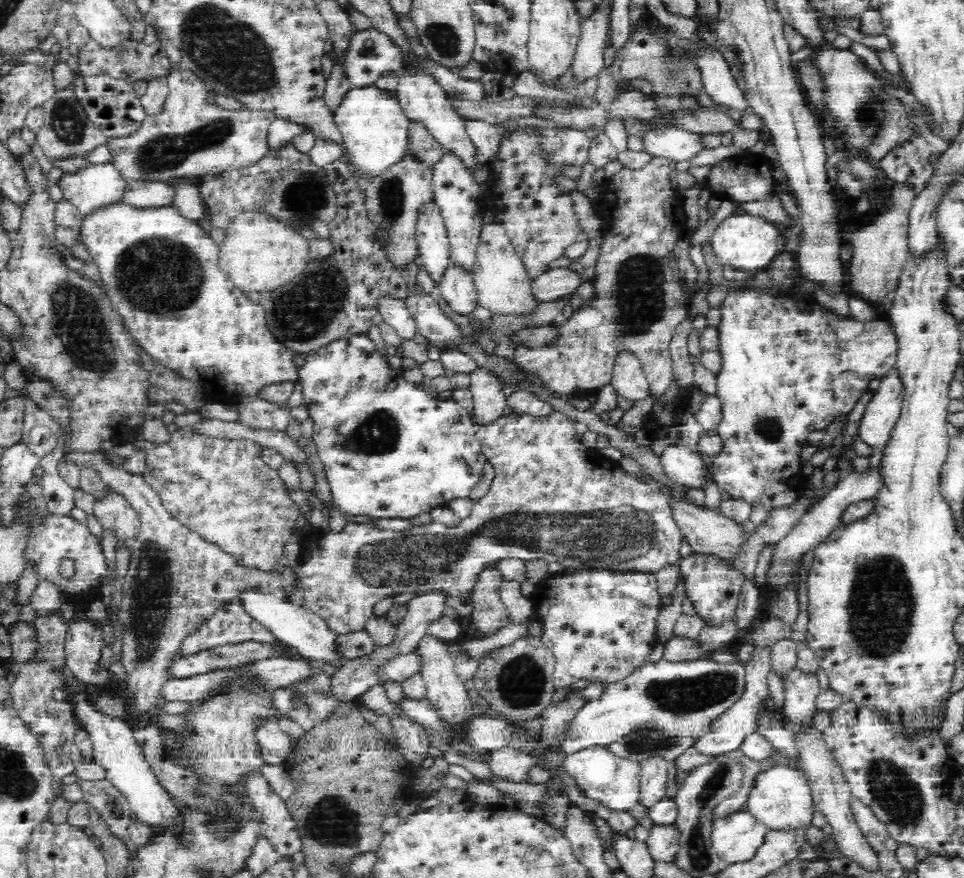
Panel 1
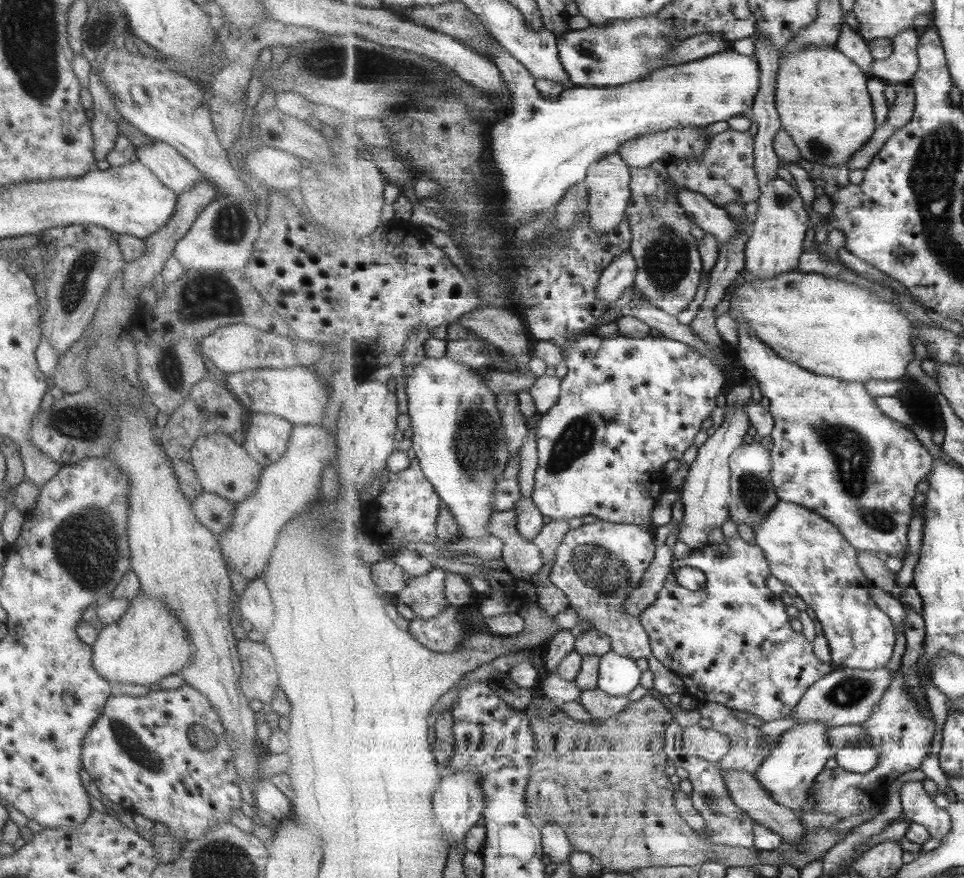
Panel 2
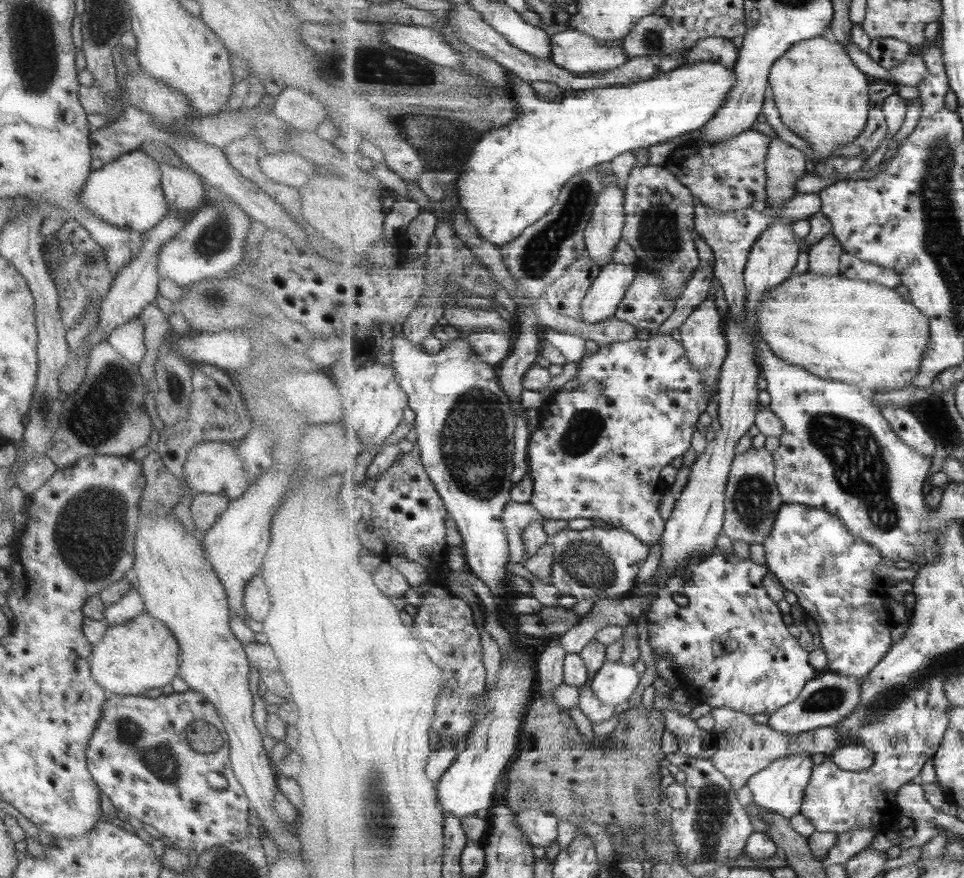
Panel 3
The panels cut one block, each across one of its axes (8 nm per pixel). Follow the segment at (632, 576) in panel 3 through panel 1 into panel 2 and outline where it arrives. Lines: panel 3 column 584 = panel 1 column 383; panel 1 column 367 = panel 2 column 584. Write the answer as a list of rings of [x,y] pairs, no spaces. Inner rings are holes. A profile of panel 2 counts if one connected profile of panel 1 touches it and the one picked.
[[[603,519],[583,524],[578,530],[571,530],[559,545],[550,579],[571,600],[570,608],[579,614],[580,622],[589,622],[596,632],[609,634],[613,640],[613,651],[635,660],[647,659],[656,679],[656,692],[665,697],[677,692],[687,693],[686,683],[655,657],[649,633],[642,621],[629,615],[624,608],[629,592],[641,586],[655,560],[658,546],[655,546],[654,531],[655,528],[650,530]]]

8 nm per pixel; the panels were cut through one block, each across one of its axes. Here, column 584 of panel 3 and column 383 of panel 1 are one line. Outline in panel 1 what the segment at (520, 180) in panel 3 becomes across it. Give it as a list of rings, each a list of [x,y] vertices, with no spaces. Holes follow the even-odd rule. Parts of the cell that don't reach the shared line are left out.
[[[375,85],[353,87],[335,108],[334,123],[342,135],[343,159],[358,178],[366,182],[374,180],[386,168],[394,166],[408,151],[409,124],[412,122],[402,110],[398,99],[391,91],[380,90]]]

